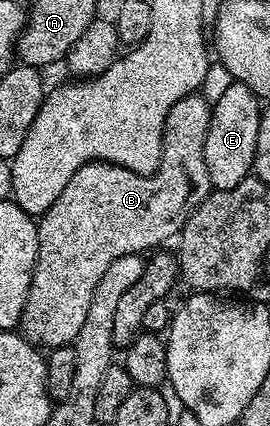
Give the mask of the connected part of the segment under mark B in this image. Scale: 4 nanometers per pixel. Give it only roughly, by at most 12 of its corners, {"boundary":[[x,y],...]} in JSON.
{"boundary":[[181,98],[161,166],[88,162],[37,222],[19,327],[70,345],[119,256],[211,192],[211,103]]}

